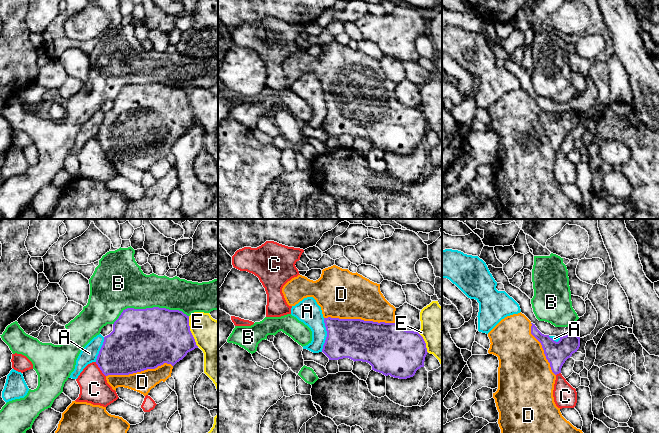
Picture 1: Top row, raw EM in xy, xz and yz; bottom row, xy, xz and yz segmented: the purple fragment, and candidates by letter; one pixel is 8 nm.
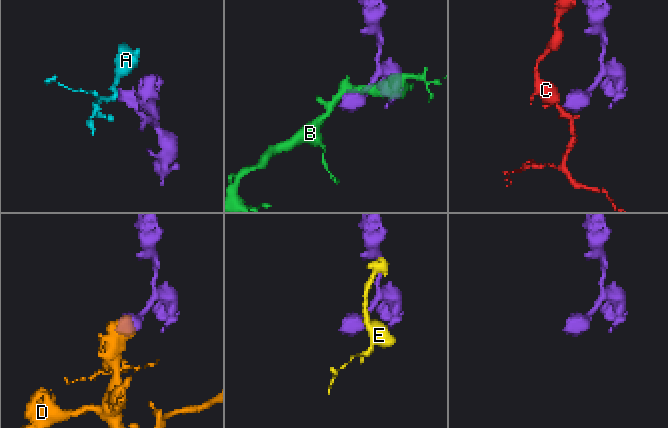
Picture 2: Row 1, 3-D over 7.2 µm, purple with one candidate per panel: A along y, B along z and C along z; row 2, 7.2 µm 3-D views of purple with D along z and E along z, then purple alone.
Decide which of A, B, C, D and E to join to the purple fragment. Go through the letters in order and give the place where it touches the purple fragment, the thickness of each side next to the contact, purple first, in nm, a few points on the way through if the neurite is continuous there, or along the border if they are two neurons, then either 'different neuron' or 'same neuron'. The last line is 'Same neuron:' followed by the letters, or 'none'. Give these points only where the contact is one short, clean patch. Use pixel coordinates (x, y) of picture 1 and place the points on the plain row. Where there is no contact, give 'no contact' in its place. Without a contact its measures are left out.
A: meets purple in xz at (327, 111); 320 nm thick on the purple side, 190 nm on the other; border along xz (324, 94), (326, 115), (321, 127); different neuron
B: meets purple in xy at (149, 84); 480 nm thick on the purple side, 340 nm on the other; different neuron
C: meets purple in xy at (100, 145); 380 nm thick on the purple side, 240 nm on the other; border along xy (95, 138), (105, 152); different neuron
D: meets purple in xz at (359, 95); 340 nm thick on the purple side, 380 nm on the other; same neuron
E: meets purple in xy at (190, 107); 440 nm thick on the purple side, 300 nm on the other; border along xy (188, 92), (189, 106), (198, 122); different neuron
Same neuron: D

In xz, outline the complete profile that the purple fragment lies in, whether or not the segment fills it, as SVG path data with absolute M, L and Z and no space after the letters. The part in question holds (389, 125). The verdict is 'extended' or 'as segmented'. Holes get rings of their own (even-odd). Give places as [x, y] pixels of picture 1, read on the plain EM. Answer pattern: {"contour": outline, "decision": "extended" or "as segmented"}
{"contour": "M333 41L323 45L321 53L316 57L302 51L292 54L283 62L282 69L289 82L295 82L304 74L313 73L321 83L327 107L322 128L329 136L349 134L354 138L367 138L372 142L372 146L399 155L413 153L418 145L424 143L428 128L423 113L418 108L399 103L395 99L396 84L385 75L380 67L380 60L370 57L357 48L352 49L348 45Z", "decision": "extended"}

